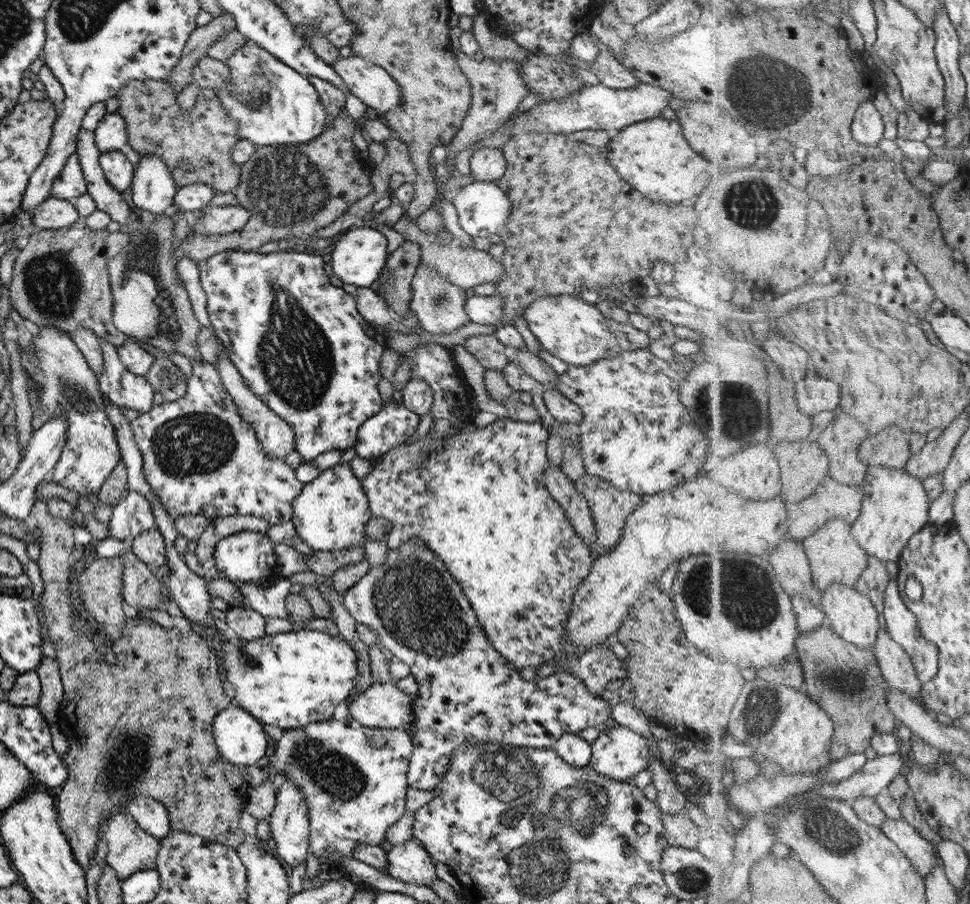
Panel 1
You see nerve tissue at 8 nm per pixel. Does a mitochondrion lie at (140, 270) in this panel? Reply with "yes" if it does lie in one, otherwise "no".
yes

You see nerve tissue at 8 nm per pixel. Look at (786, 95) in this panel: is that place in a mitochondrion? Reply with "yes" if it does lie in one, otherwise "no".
yes

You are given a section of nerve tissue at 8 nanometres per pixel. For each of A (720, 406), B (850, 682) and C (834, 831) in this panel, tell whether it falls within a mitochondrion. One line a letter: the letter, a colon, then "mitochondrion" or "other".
A: mitochondrion
B: mitochondrion
C: mitochondrion

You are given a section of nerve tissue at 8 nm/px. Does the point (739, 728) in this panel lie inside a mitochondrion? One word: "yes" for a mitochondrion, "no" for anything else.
yes

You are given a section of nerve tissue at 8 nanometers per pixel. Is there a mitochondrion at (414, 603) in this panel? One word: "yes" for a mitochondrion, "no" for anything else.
yes

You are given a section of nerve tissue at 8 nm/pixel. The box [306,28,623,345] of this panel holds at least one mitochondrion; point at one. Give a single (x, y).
(441, 298)

